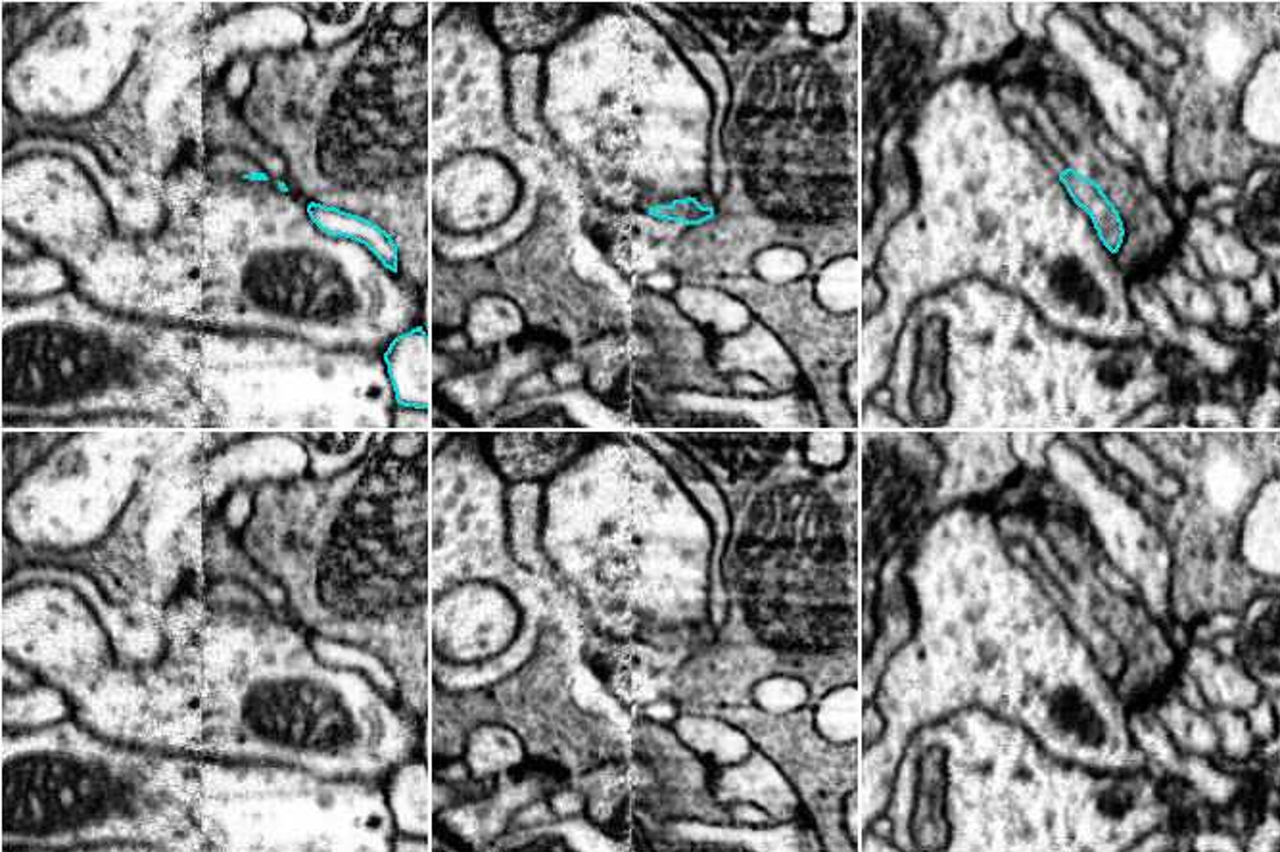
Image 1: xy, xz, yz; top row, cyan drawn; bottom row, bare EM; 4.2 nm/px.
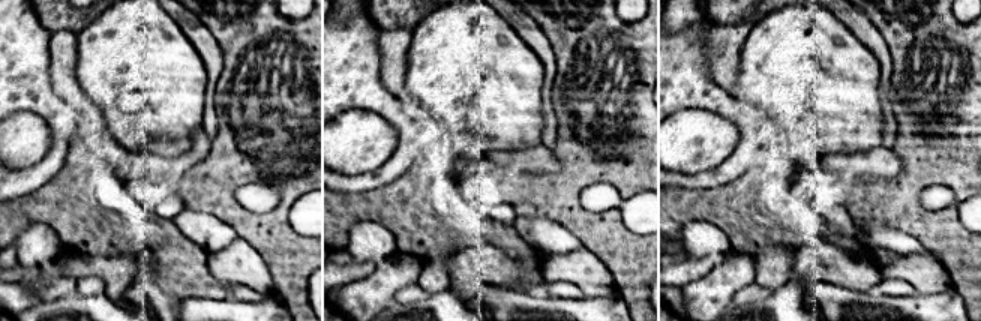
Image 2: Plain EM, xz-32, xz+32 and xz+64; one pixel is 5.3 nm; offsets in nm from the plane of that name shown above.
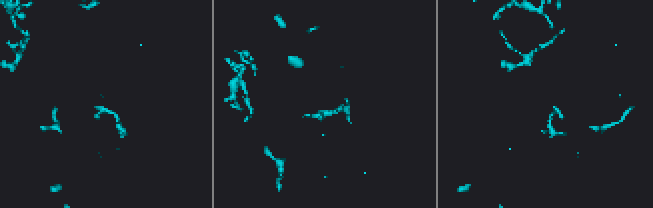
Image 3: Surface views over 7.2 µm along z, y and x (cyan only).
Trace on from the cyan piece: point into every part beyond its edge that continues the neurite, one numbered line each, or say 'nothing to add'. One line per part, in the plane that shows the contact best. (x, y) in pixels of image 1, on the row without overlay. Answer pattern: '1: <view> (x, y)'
nothing to add

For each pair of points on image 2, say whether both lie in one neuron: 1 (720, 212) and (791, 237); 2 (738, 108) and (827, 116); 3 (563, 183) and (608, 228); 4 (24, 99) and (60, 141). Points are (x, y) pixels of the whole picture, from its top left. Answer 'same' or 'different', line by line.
1: same
2: different
3: same
4: same

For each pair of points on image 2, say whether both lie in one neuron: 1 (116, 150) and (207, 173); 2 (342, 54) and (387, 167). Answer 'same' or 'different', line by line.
1: same
2: same

